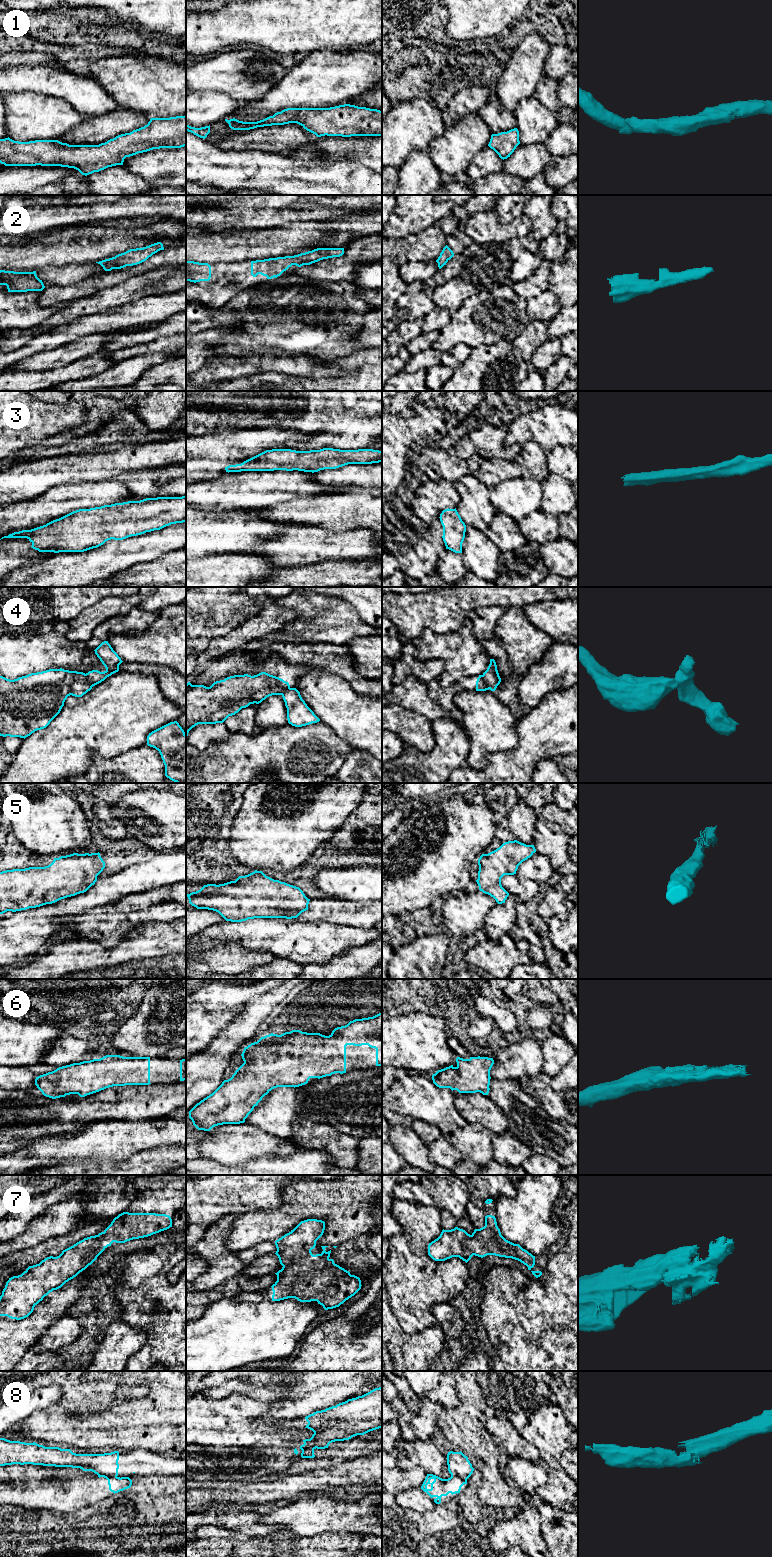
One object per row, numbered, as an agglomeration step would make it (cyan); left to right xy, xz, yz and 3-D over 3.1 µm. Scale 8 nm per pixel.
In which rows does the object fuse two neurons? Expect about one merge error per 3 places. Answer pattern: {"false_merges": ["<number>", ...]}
{"false_merges": ["4", "8"]}

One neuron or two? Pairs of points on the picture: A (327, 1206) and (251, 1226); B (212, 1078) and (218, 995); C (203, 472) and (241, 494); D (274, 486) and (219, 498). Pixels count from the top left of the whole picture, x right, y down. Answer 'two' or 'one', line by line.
A: one
B: two
C: two
D: one

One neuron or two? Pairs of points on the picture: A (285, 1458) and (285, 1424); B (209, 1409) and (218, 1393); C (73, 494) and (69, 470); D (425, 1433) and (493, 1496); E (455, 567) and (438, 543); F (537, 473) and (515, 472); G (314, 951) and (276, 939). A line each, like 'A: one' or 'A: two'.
A: one
B: two
C: two
D: two
E: two
F: two
G: one

